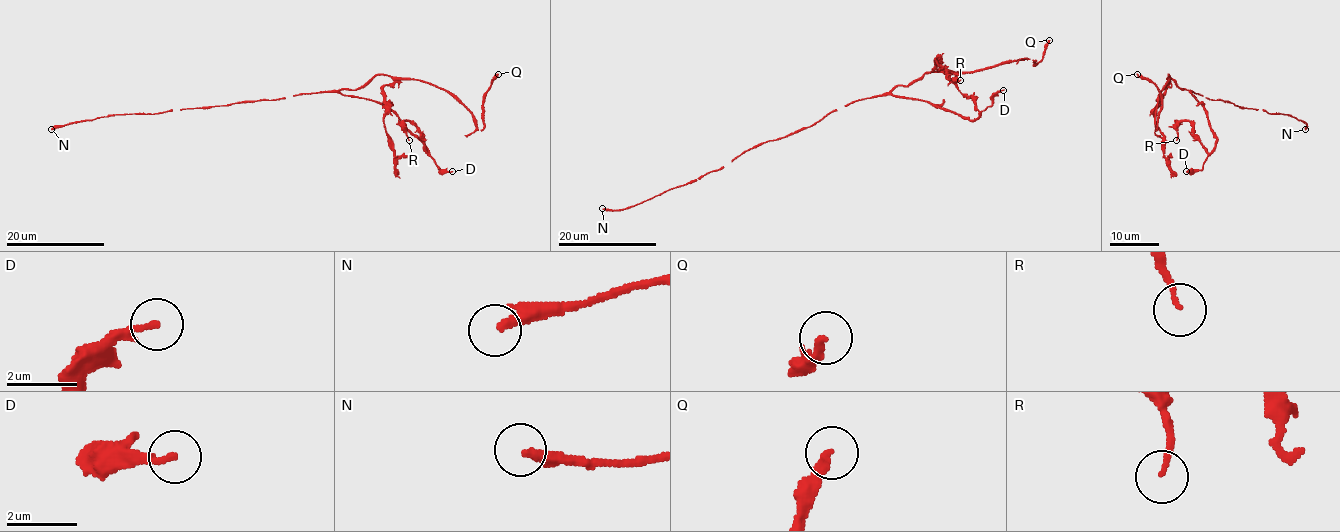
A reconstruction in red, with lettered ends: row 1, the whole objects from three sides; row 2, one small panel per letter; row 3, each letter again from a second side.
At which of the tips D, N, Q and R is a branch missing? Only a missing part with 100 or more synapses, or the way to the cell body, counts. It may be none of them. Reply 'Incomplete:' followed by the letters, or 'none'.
Incomplete: N

